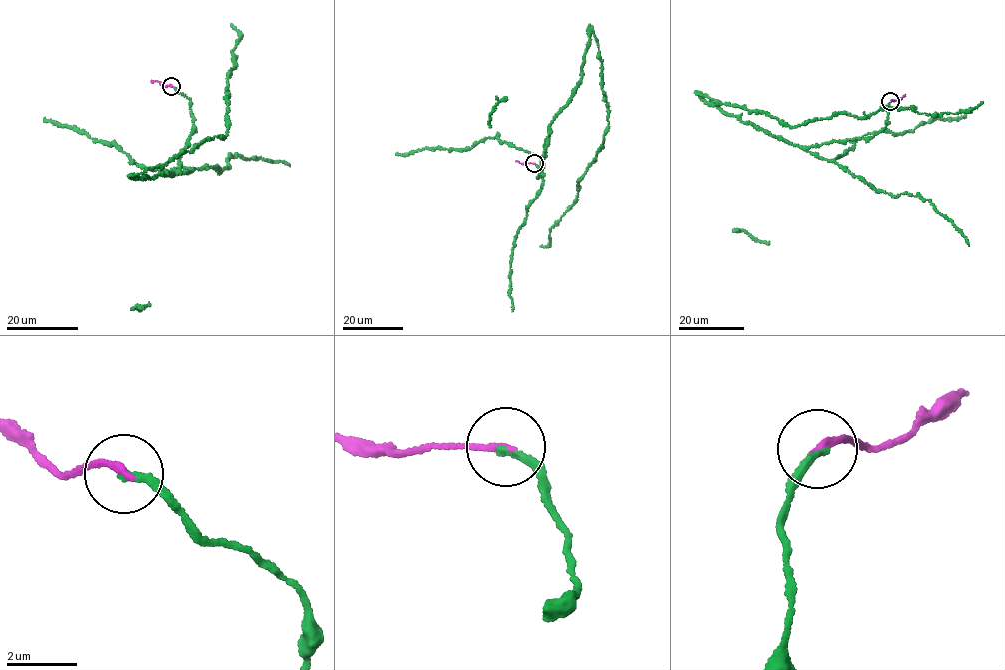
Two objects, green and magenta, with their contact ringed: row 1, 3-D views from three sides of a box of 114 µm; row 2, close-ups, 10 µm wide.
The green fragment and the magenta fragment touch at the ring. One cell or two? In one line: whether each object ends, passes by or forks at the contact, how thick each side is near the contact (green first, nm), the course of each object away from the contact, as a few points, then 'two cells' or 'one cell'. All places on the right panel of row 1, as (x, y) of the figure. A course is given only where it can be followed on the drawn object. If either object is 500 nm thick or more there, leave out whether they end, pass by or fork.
green ends; magenta ends; calibres 220 and 200 nm; course green (890, 101), (886, 126), (870, 138), (802, 147), (699, 93), (794, 127), (888, 106), (966, 112), (983, 101); course magenta (890, 101), (905, 96); two cells

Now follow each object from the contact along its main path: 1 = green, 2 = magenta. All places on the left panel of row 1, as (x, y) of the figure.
1: (171, 86), (190, 100), (191, 134), (176, 173), (141, 179), (227, 134), (240, 39), (230, 23)
2: (171, 86), (152, 82)

